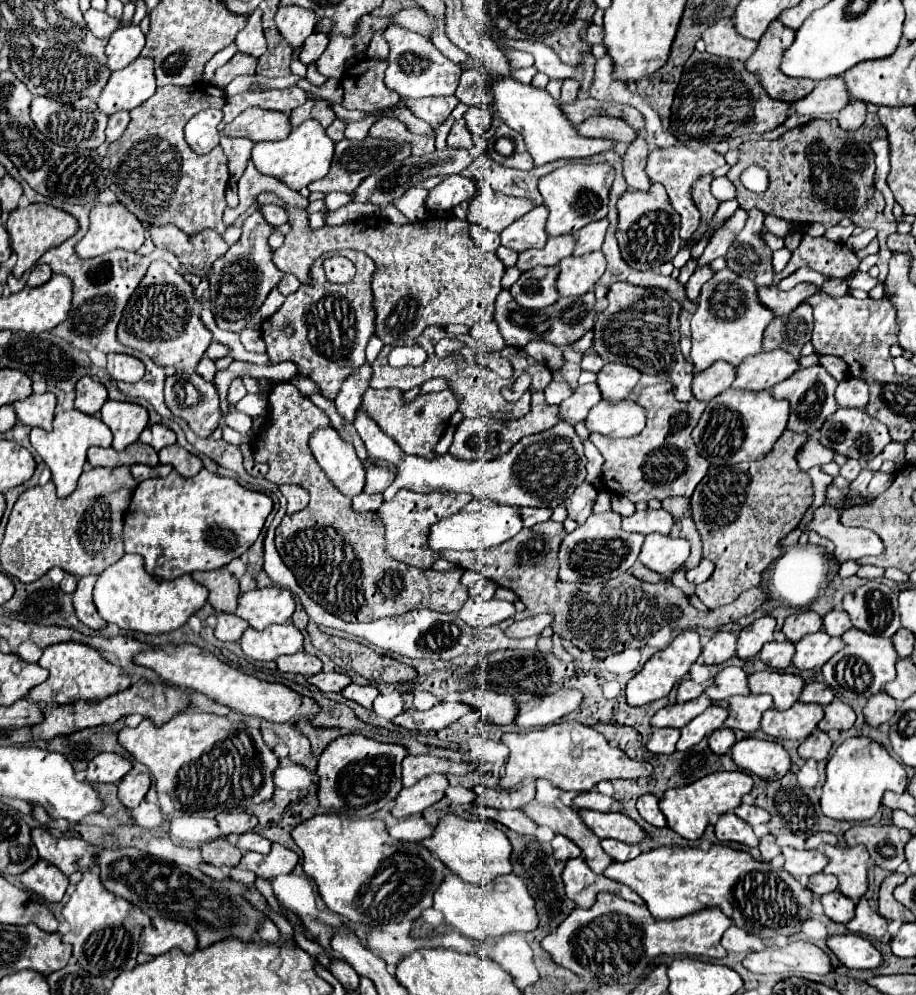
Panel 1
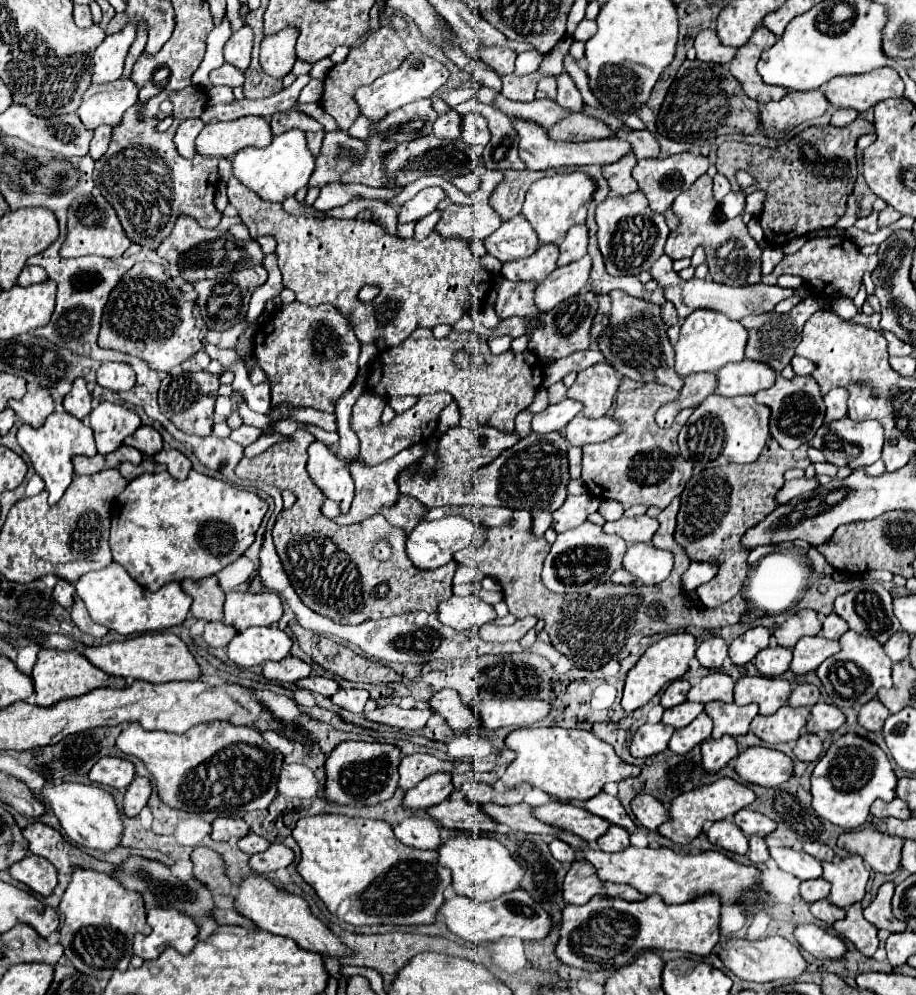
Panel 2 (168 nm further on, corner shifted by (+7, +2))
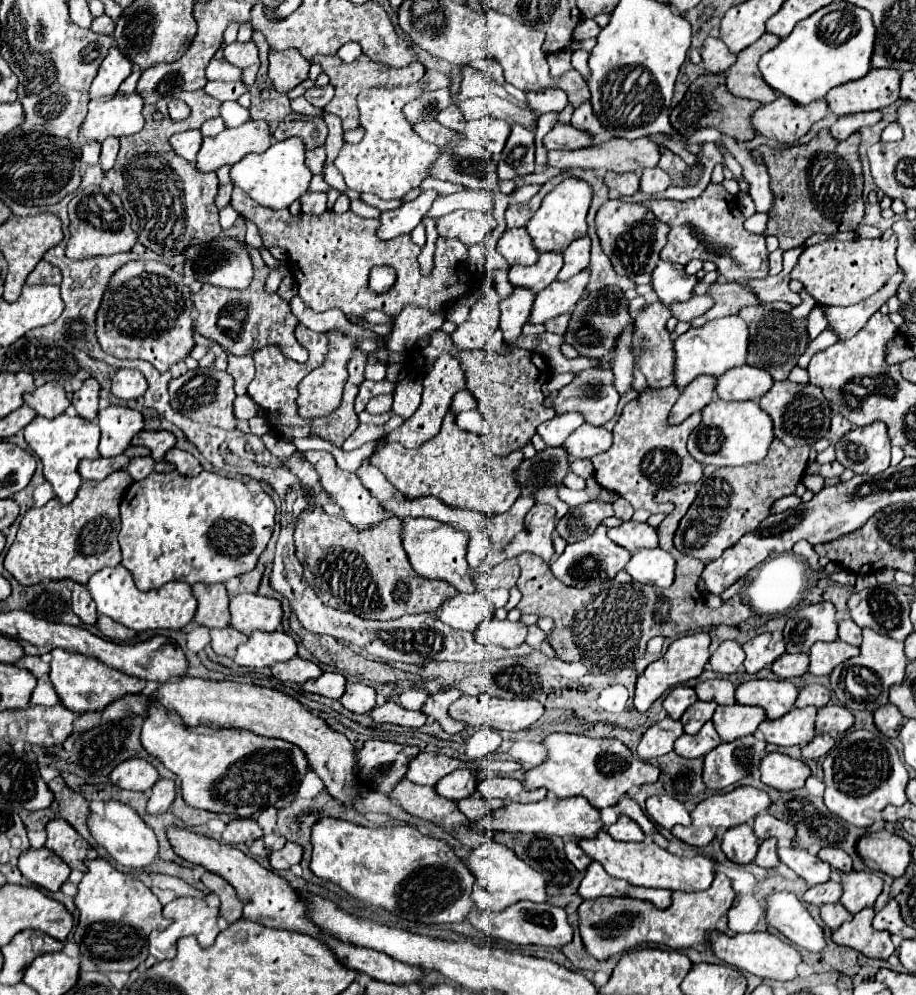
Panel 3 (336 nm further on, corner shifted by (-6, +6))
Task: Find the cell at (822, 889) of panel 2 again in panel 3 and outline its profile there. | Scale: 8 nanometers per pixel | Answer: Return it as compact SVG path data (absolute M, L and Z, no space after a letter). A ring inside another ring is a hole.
M828 881L822 885L814 885L804 893L804 901L810 905L824 905L824 903L838 903L842 897L842 885L838 881Z

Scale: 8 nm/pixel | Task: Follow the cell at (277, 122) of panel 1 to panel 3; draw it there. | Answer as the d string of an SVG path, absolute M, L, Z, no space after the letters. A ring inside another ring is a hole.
M246 121L240 127L224 129L216 137L206 137L196 167L202 173L218 171L224 165L234 165L250 153L262 153L272 145L268 125L264 121Z

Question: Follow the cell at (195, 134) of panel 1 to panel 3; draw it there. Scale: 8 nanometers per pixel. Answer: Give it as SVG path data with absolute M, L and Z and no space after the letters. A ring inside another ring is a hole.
M198 129L176 133L170 137L170 145L178 157L186 161L196 161L196 153L200 151L200 145L202 145L202 135Z

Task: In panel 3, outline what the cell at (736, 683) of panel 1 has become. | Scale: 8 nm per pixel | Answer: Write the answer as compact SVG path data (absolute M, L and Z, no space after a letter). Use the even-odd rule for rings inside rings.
M712 679L696 685L696 697L700 701L716 701L718 705L734 705L734 691L736 687L728 679Z

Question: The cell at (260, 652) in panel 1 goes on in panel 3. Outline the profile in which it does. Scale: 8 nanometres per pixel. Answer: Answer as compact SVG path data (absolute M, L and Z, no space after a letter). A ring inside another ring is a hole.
M284 631L274 633L252 633L246 643L236 651L234 663L250 669L272 667L280 661L290 661L296 655L296 641Z

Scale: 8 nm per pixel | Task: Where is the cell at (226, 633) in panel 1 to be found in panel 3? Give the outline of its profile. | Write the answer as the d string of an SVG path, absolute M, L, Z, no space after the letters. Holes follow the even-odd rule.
M230 627L214 629L214 631L210 631L210 637L212 637L212 643L210 643L212 651L216 655L226 655L226 657L234 657L236 647L248 639L246 635L238 633L236 629L230 629Z

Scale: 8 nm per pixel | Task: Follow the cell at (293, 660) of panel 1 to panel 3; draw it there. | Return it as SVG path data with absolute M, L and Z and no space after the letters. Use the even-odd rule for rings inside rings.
M294 657L286 663L278 663L272 667L272 677L276 677L282 683L306 683L308 679L318 679L322 675L320 667L312 661L304 661L300 657Z

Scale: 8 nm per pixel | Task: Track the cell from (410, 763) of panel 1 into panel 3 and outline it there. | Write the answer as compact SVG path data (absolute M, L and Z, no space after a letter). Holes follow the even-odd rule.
M420 753L406 773L406 779L416 785L430 785L434 787L444 775L464 767L464 761L446 757L442 753Z

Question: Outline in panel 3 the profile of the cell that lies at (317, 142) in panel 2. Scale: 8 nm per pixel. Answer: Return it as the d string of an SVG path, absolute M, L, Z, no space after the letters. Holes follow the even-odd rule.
M318 147L318 149L310 151L310 153L306 153L306 165L308 165L308 169L312 171L312 175L320 175L320 173L322 173L324 161L326 161L326 151L324 151L324 147Z

